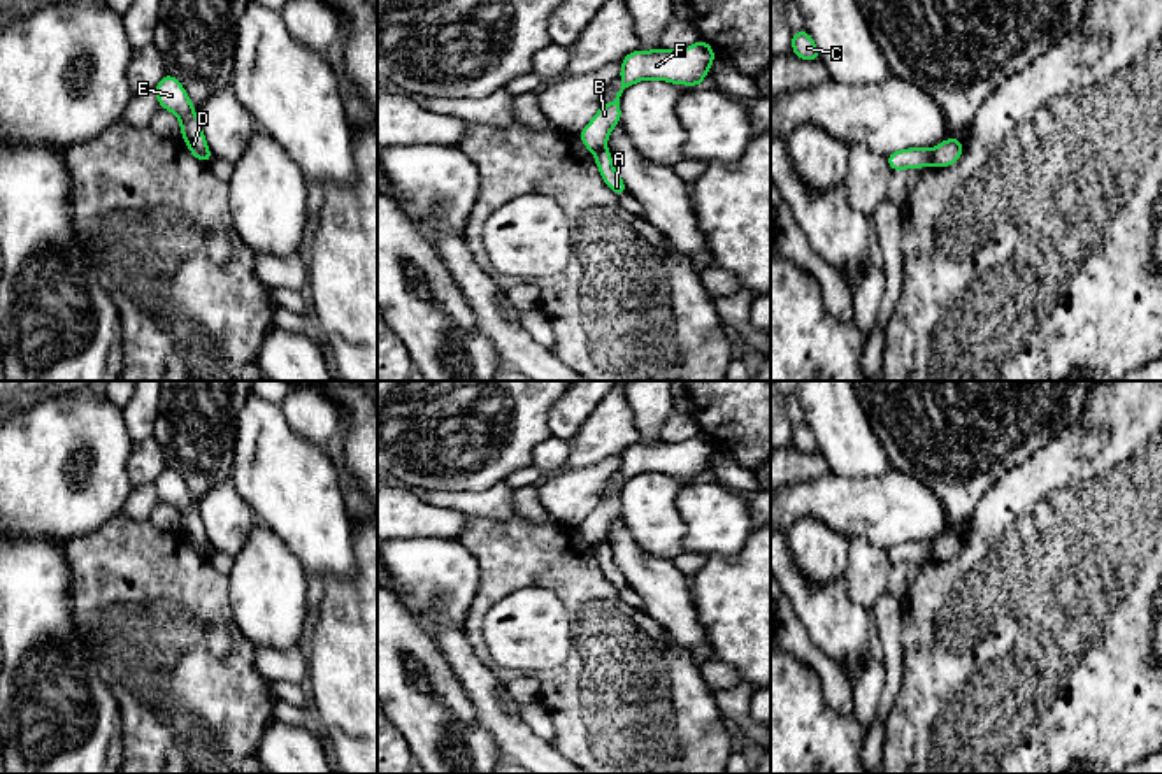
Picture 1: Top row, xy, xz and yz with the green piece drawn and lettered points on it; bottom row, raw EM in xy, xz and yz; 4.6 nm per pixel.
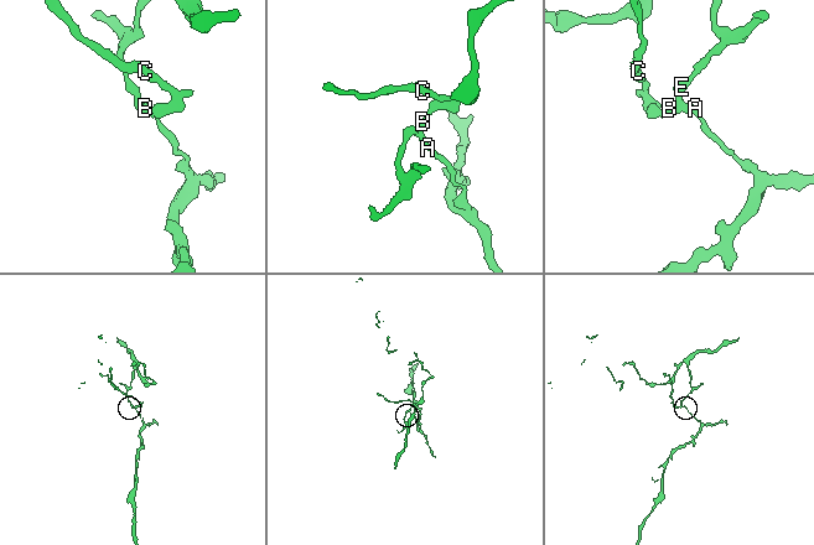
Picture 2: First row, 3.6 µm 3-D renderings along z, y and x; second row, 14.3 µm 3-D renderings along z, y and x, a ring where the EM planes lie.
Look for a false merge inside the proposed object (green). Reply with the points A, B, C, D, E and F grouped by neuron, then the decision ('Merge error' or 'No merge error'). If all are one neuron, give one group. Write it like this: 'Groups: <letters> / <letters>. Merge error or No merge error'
Groups: A / B C D E F. Merge error

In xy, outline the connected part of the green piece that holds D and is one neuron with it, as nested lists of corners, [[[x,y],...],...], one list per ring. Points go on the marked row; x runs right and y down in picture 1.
[[[169,72],[154,88],[160,109],[172,111],[181,119],[181,137],[184,139],[191,154],[207,163],[209,146],[200,126],[198,114],[193,111],[193,104],[184,86]]]

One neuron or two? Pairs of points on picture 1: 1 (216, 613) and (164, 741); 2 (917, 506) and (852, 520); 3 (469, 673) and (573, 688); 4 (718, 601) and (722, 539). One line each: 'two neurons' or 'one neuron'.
1: one neuron
2: one neuron
3: two neurons
4: two neurons

